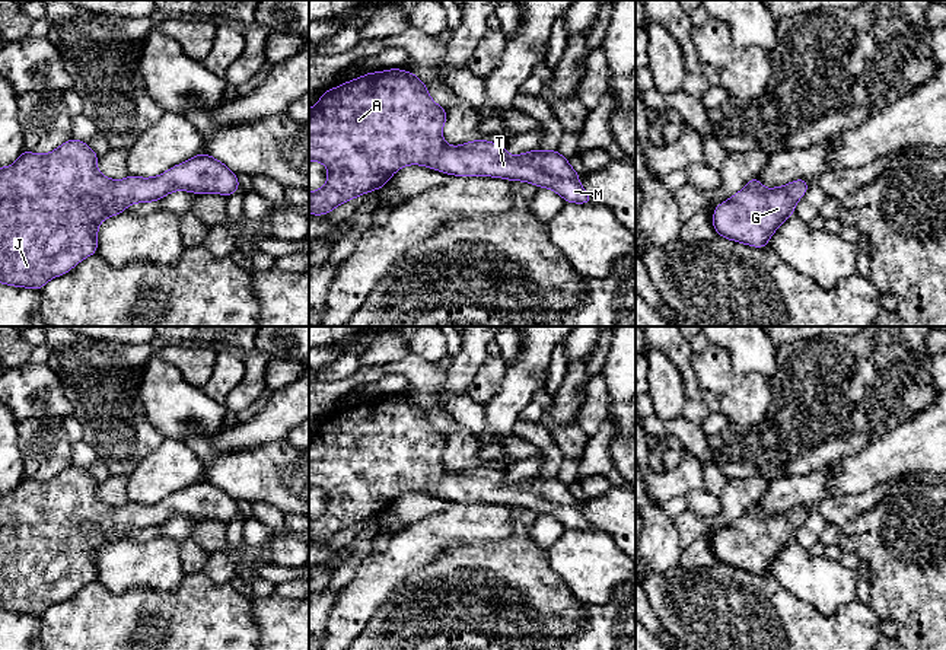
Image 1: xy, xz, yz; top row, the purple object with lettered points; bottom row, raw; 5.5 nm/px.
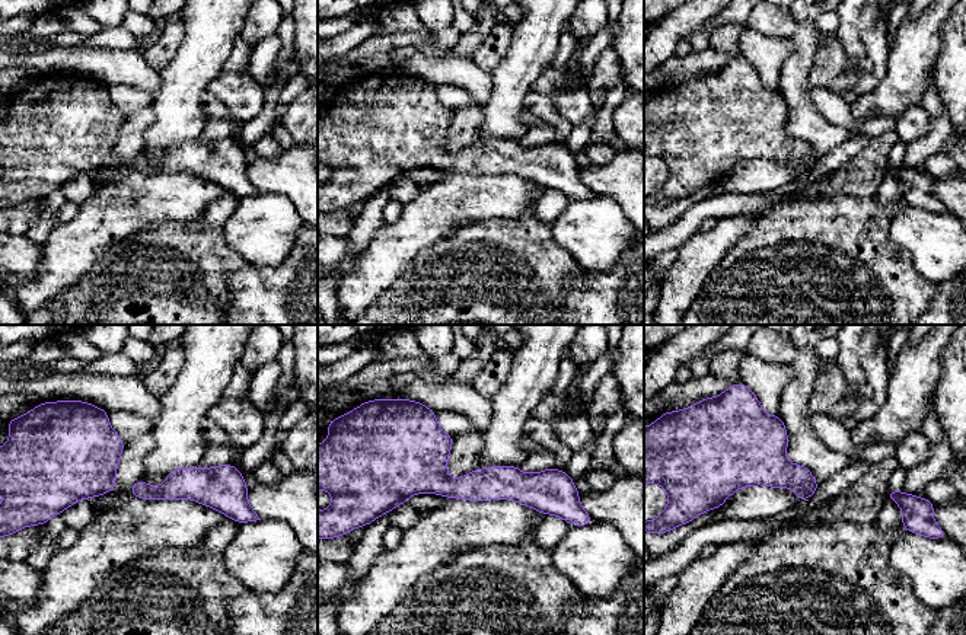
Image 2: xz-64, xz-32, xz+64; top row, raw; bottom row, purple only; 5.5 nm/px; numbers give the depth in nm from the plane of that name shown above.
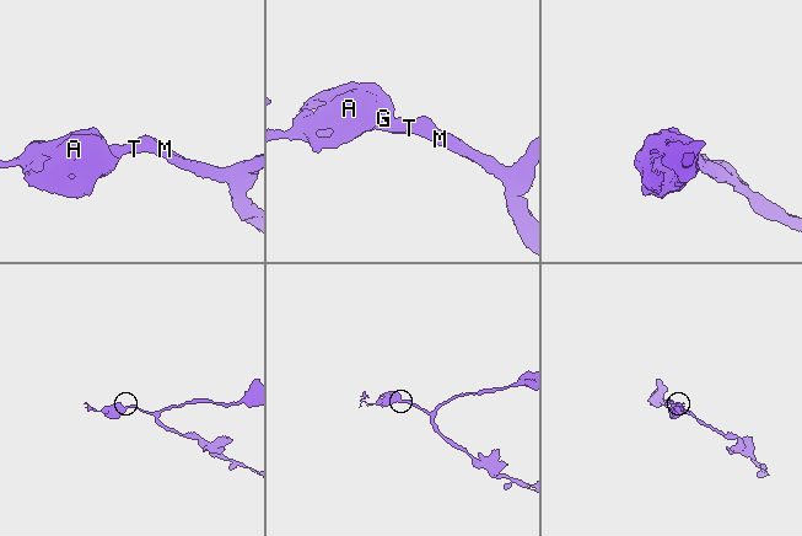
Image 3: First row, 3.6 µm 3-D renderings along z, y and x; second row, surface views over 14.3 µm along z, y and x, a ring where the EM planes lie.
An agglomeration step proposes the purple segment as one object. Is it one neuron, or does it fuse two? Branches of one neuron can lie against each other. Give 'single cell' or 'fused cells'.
single cell

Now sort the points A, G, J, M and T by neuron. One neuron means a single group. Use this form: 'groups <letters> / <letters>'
groups A G J M T

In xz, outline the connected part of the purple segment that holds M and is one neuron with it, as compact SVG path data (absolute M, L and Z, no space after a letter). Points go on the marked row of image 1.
M391 68L366 73L360 79L327 90L318 105L309 109L309 162L319 160L328 168L327 184L309 192L309 213L328 214L340 204L386 185L405 165L424 165L456 176L496 176L526 181L551 188L566 203L589 204L592 197L579 182L579 173L557 150L535 149L507 156L506 144L474 140L459 147L443 141L442 130L447 111L434 103L426 83L411 71Z

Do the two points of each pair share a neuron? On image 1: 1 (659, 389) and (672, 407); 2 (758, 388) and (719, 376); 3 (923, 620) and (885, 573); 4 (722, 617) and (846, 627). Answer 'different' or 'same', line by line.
1: same
2: same
3: same
4: same

